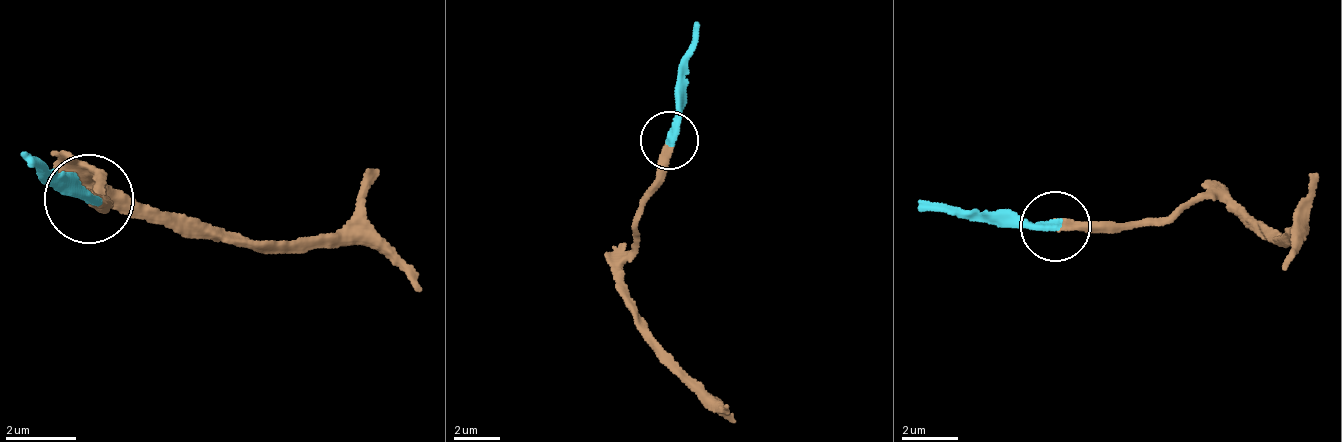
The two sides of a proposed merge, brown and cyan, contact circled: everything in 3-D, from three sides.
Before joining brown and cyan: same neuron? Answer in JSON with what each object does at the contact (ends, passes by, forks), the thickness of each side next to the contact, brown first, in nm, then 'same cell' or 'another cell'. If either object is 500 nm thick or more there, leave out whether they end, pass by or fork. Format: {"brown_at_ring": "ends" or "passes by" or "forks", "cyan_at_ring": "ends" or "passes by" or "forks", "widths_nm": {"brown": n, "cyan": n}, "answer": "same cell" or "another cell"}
{"brown_at_ring": "ends", "cyan_at_ring": "ends", "widths_nm": {"brown": 360, "cyan": 320}, "answer": "same cell"}

